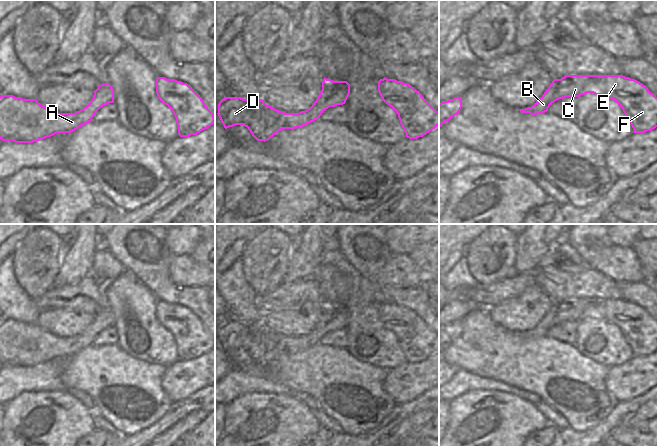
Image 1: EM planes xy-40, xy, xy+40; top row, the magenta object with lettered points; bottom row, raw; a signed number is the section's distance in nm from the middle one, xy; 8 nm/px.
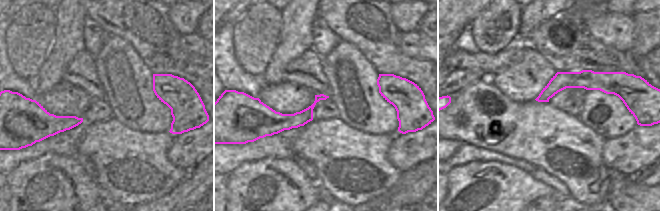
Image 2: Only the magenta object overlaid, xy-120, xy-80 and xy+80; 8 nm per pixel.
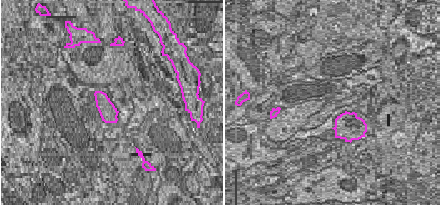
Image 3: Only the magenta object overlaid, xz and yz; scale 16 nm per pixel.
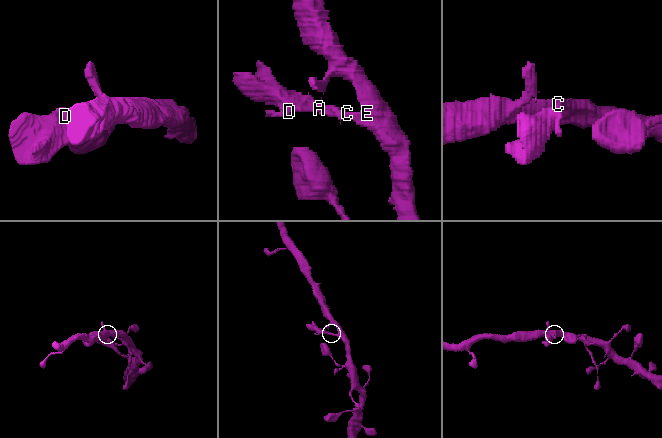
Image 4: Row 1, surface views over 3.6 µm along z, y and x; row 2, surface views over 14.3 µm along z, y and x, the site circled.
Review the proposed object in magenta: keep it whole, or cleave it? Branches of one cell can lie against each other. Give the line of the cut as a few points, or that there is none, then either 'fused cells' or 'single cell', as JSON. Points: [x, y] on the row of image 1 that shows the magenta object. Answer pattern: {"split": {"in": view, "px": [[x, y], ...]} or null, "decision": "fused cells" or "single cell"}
{"split": null, "decision": "single cell"}

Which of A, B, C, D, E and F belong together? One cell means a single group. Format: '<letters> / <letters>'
A B C D E F

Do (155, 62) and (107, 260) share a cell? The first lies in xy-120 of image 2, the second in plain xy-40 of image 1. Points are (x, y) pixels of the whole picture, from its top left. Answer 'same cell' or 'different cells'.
different cells

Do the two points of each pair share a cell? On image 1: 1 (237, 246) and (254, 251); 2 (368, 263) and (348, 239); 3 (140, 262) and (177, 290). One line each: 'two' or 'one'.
1: two
2: one
3: one

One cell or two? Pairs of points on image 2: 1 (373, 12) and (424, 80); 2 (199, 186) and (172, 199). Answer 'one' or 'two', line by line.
1: one
2: one

